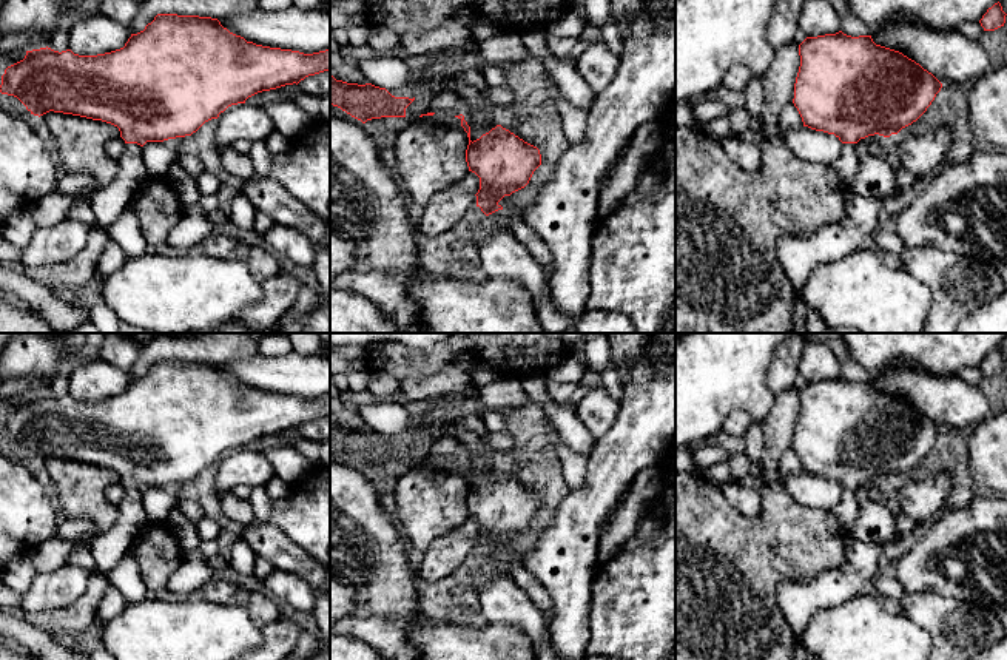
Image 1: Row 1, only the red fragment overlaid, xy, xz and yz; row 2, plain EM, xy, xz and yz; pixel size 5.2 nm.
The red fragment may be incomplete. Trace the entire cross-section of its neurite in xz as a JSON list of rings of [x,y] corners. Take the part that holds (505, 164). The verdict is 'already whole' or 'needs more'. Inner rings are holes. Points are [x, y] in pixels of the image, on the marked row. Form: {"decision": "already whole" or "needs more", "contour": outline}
{"decision": "already whole", "contour": [[[455,116],[467,133],[469,145],[466,162],[469,171],[480,177],[477,207],[489,216],[503,207],[498,204],[504,196],[524,188],[534,171],[541,165],[540,150],[509,130],[497,125],[477,140],[470,140],[470,126],[464,116]]]}

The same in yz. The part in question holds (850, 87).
{"decision": "needs more", "contour": [[[839,31],[807,37],[799,45],[799,56],[793,103],[803,126],[834,134],[844,143],[831,167],[850,196],[859,165],[857,142],[874,134],[890,137],[916,122],[931,105],[942,83],[902,52],[876,45],[871,35],[851,37]]]}

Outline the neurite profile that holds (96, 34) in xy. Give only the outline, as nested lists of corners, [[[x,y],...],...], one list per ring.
[[[99,12],[72,25],[68,49],[79,56],[97,56],[123,48],[130,37],[126,26]]]

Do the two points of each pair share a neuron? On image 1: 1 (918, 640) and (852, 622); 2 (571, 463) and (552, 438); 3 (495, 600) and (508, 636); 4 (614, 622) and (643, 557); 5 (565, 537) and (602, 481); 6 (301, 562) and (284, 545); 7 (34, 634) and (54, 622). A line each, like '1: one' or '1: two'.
1: one
2: one
3: two
4: one
5: one
6: one
7: two

